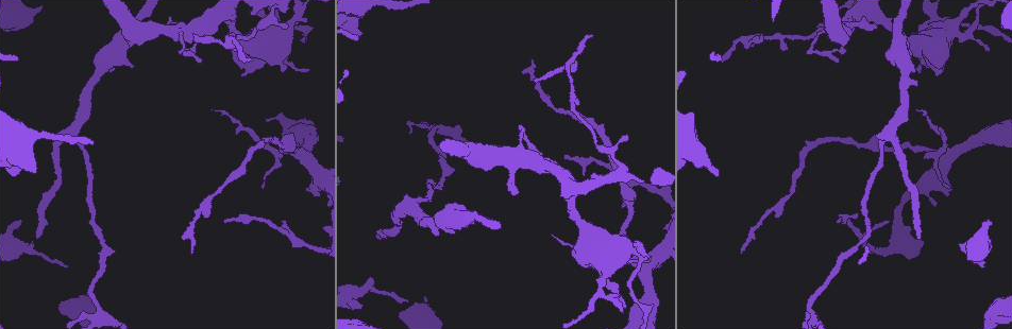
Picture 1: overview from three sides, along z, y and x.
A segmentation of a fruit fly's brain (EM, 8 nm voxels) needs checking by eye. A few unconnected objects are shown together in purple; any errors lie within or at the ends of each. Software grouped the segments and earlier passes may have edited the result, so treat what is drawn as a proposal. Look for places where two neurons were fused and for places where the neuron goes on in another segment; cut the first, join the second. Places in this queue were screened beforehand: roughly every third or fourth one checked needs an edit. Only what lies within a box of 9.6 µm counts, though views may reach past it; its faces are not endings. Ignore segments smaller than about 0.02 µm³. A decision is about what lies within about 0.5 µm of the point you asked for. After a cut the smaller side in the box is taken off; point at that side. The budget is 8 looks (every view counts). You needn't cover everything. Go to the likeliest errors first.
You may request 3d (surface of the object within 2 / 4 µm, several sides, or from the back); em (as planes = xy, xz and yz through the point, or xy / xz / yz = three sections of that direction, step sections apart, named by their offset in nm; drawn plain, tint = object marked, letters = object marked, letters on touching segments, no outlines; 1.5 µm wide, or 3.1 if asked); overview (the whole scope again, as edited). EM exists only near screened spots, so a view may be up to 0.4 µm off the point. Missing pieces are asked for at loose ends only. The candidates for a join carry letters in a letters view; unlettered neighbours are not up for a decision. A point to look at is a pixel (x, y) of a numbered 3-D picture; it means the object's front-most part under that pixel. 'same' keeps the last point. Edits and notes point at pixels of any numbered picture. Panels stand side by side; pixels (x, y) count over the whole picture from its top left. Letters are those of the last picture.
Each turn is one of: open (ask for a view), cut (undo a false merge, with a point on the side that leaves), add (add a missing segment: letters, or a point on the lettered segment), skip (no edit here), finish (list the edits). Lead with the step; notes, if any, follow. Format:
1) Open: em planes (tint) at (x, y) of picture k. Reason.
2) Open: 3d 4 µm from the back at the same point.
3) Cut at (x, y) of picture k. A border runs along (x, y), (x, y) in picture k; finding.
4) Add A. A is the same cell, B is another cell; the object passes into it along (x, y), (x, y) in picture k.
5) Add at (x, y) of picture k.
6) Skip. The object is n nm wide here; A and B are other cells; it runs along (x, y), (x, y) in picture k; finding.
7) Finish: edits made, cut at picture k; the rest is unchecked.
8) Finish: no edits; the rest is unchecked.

Open: 3d 2 µm at (360, 35) of picture 1.

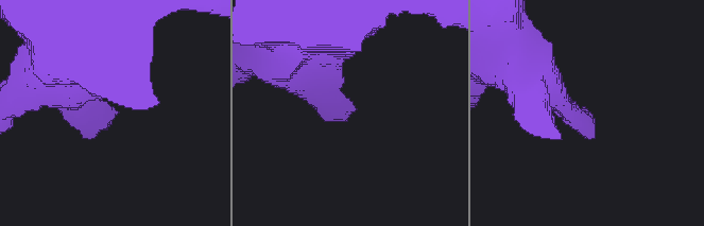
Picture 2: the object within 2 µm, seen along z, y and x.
Open: em planes (letters) at (353, 110) of picture 2. Need the tissue.

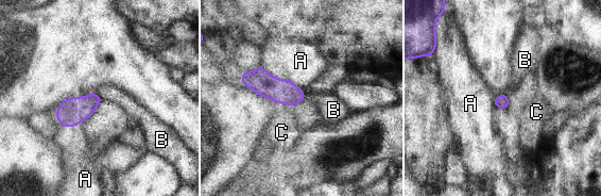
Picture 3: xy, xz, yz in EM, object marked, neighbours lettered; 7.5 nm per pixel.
Skip. A, B and C are other cells; a border runs along (98, 93), (103, 99) in picture 3; no lettered segment goes on from it.

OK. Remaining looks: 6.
Open: em xy step 4 (letters) at (935, 64) of picture 1. Free end.

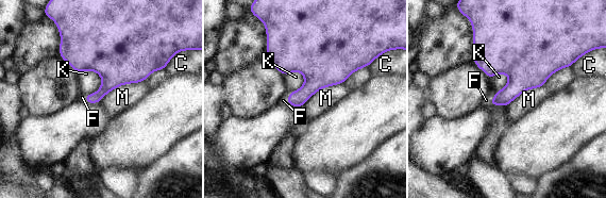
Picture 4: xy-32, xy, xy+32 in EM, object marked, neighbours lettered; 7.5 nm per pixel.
Add F. F is the same cell, C, K and M are other cells; the object passes into it along (519, 82), (491, 100), (486, 100) in picture 4; it goes on there.

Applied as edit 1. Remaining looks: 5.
Open: em yz step 4 (tint) at (977, 14) of picture 1. Sudden change in width.

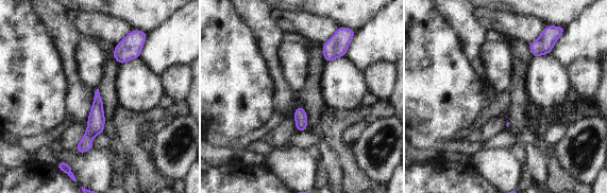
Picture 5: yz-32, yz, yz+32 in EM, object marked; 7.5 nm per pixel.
Open: em planes (tint) at the same point.

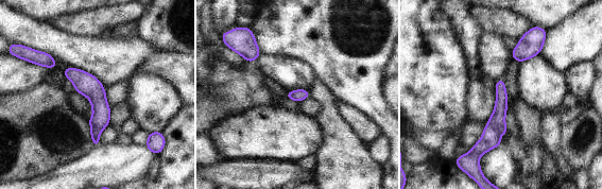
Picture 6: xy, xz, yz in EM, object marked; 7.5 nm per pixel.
Open: em planes (letters) at the same point.

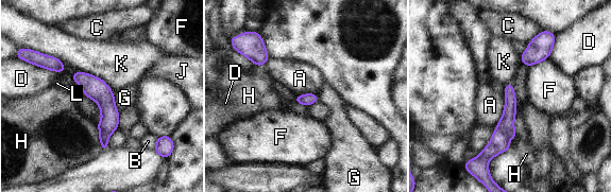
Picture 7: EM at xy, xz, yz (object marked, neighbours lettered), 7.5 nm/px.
Skip. A, B, C, D, F, G, H, J, K and L are other cells; it runs along (75, 74), (106, 102), (103, 147) in picture 7; one neuron here.

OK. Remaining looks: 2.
Finish: edits made, add at picture 4; the rest is unchecked.

